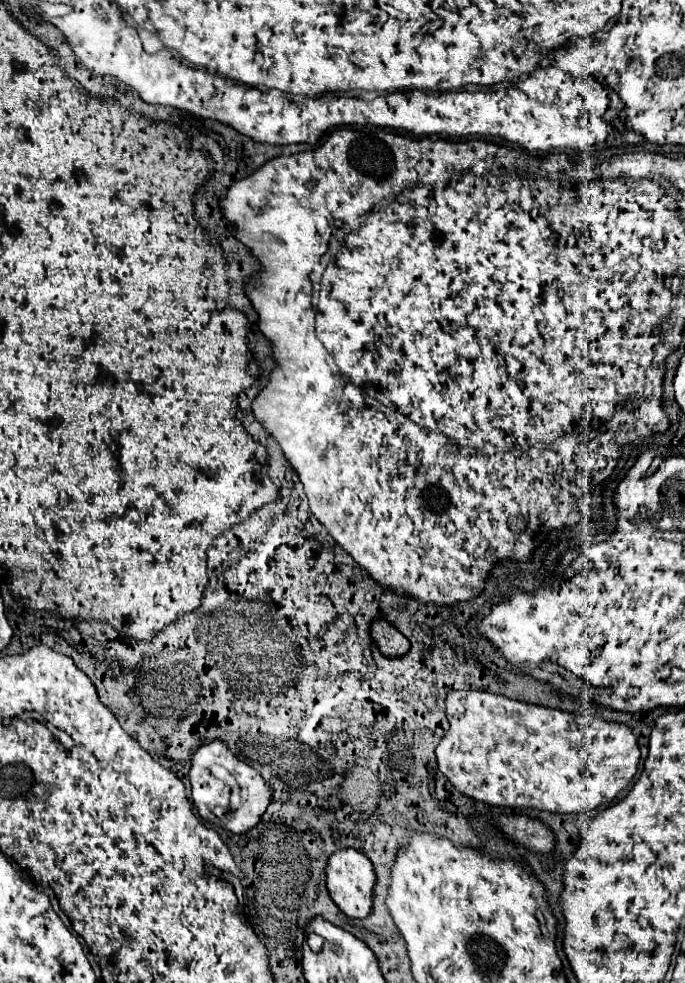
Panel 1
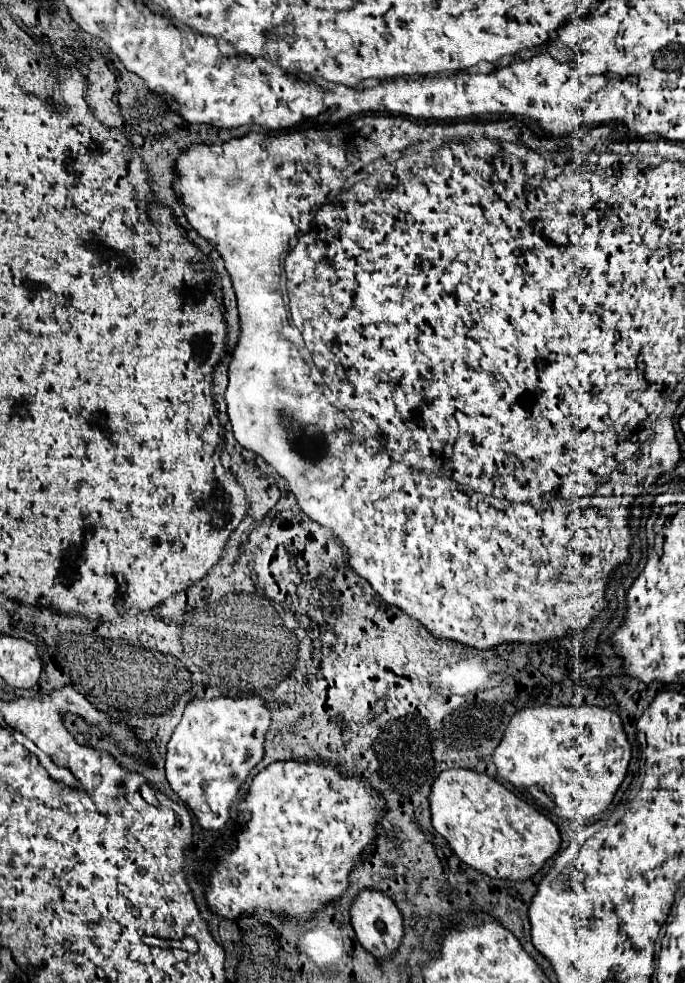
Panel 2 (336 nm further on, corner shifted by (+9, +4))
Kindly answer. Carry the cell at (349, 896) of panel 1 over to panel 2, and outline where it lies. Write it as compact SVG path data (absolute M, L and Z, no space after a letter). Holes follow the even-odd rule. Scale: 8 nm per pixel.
M361 889L355 901L351 903L349 913L351 913L351 925L355 929L355 935L367 951L371 951L379 959L395 953L395 947L399 947L399 935L403 935L403 919L393 899L389 899L377 889Z

